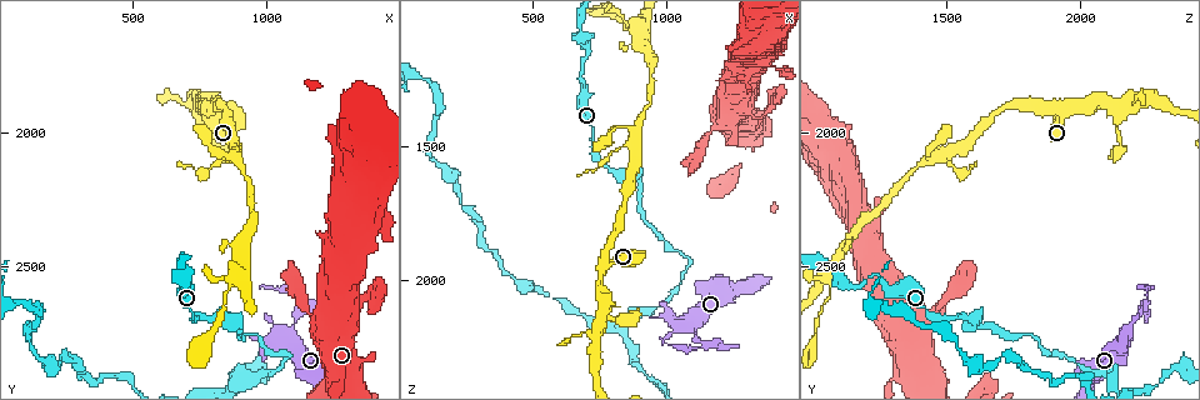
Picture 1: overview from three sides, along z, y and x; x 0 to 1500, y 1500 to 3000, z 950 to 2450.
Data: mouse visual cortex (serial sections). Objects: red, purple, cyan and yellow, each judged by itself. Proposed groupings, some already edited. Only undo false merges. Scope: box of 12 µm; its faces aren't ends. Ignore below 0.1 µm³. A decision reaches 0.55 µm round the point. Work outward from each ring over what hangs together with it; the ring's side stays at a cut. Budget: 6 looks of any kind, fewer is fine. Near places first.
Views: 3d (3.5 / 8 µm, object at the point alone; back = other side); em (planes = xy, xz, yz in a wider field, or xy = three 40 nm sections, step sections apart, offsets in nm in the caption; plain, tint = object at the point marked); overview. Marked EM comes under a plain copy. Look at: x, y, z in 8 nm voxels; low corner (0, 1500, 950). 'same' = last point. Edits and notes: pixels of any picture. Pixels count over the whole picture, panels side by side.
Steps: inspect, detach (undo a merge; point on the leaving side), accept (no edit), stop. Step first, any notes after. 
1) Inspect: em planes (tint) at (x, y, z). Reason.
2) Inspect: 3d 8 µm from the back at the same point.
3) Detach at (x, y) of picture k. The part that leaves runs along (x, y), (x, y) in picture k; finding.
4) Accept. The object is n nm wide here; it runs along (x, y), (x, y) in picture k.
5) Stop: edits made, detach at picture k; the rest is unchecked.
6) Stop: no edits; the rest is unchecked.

Inspect: 3d 3.5 µm at (890, 2740, 1660). Sudden change in width.

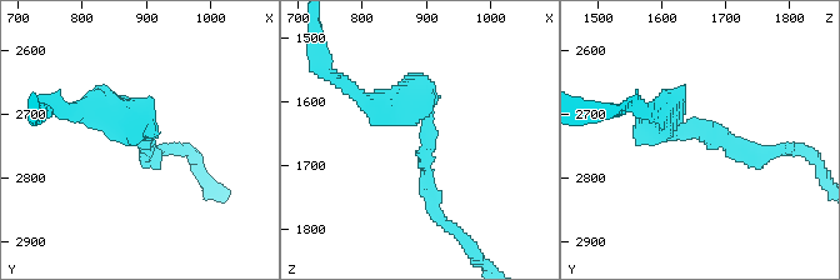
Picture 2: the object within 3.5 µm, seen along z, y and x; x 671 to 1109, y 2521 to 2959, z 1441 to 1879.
Inspect: em xy step 1 (tint) at (905, 2725, 1660). The arms are 200, 350 nm wide; need the tissue.

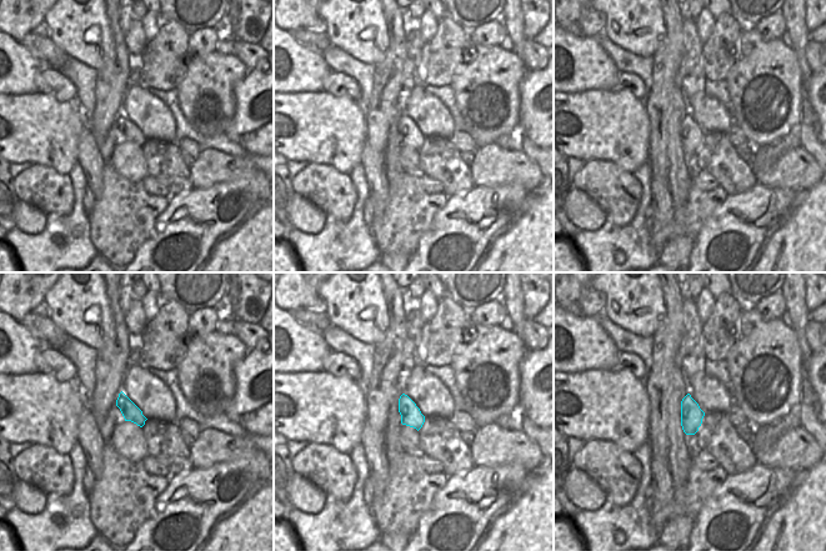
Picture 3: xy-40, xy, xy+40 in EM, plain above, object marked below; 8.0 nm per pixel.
Accept. It runs along (374, 103), (428, 113), (431, 209) in picture 2; one cell here.

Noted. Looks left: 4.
Inspect: 3d 3.5 µm at (1090, 2750, 2180). Sharp bend.

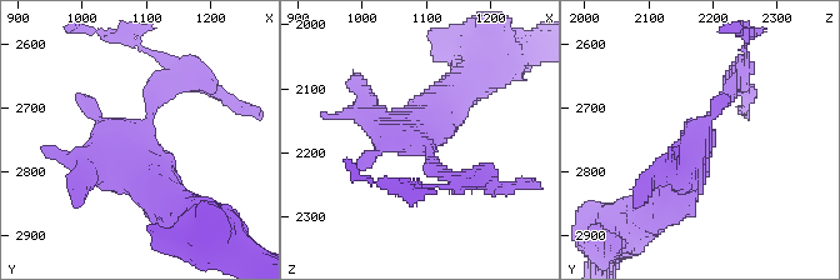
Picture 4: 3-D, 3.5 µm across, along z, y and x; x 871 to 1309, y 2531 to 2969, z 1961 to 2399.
Accept. It runs along (644, 205), (730, 94) in picture 4; one cell here.

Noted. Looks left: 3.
Inspect: 3d 3.5 µm at (1080, 2830, 1930). Abrupt turn.

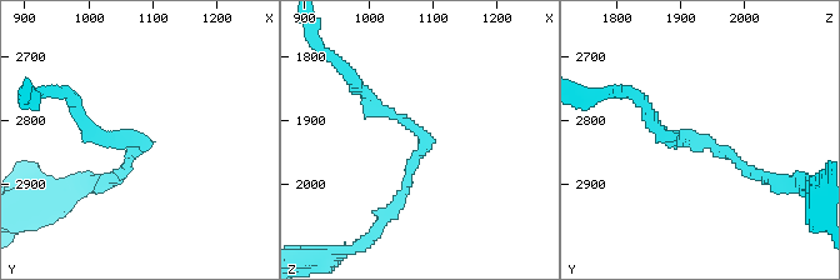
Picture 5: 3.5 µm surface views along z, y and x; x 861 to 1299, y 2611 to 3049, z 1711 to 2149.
Inspect: em xy step 1 (tint) at (1080, 2835, 1930).

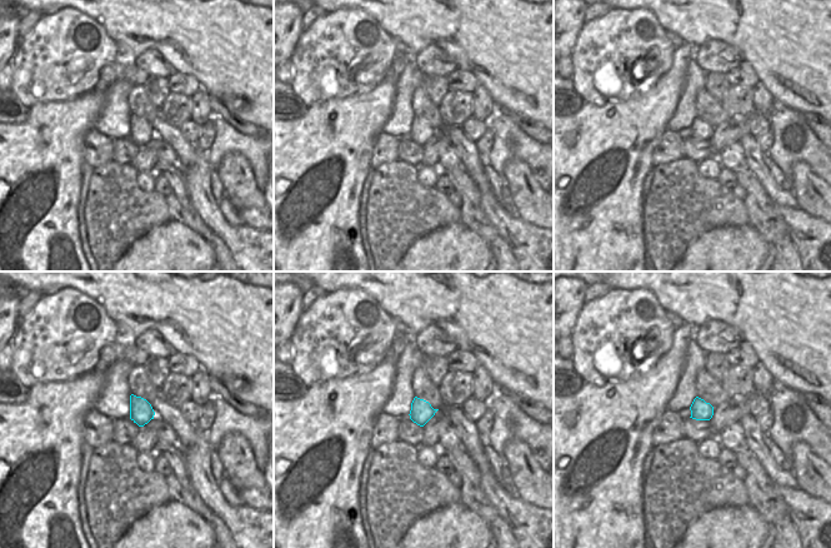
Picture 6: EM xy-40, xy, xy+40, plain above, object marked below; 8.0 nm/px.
Accept. It runs along (650, 120), (765, 178) in picture 5; one cell here.

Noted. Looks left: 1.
Stop: no edits; the rest is unchecked.

